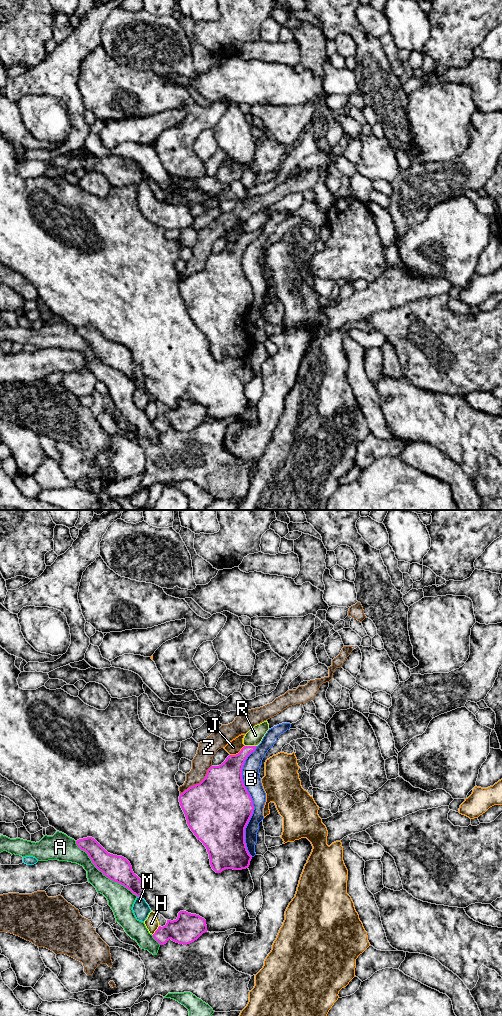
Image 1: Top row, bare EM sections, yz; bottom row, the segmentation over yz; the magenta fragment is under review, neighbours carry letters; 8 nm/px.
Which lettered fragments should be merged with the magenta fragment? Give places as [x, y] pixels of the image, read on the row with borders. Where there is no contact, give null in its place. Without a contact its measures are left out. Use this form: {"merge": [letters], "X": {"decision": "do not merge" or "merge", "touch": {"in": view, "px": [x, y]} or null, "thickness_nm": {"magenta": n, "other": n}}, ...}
{"merge": [], "A": {"decision": "do not merge", "touch": {"in": "yz", "px": [103, 873]}, "thickness_nm": {"magenta": 200, "other": 200}}, "B": {"decision": "do not merge", "touch": {"in": "yz", "px": [252, 801]}, "thickness_nm": {"magenta": 480, "other": 140}}, "H": {"decision": "do not merge", "touch": {"in": "yz", "px": [155, 931]}, "thickness_nm": {"magenta": 220, "other": 110}}, "J": {"decision": "do not merge", "touch": {"in": "yz", "px": [238, 753]}, "thickness_nm": {"magenta": 280, "other": 110}}, "M": {"decision": "do not merge", "touch": {"in": "yz", "px": [139, 896]}, "thickness_nm": {"magenta": 180, "other": 140}}, "R": {"decision": "do not merge", "touch": {"in": "yz", "px": [251, 746]}, "thickness_nm": {"magenta": 180, "other": 140}}, "Z": {"decision": "do not merge", "touch": {"in": "yz", "px": [199, 783]}, "thickness_nm": {"magenta": 500, "other": 150}}}

